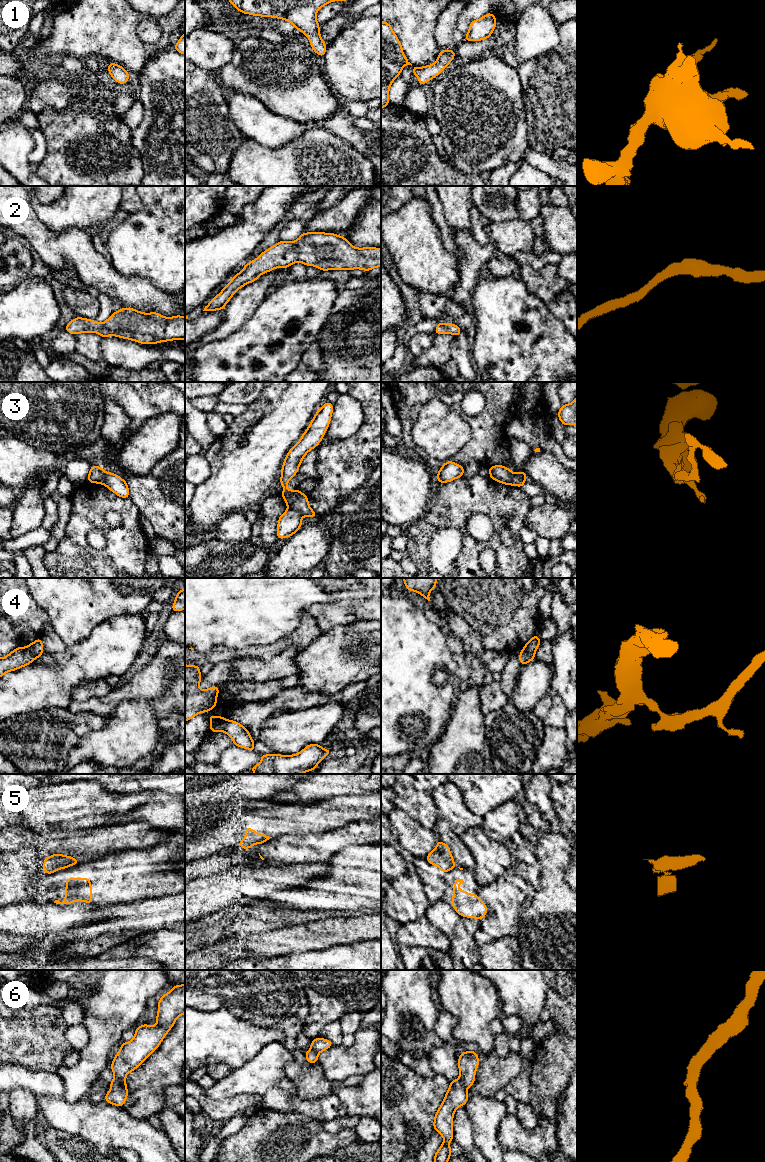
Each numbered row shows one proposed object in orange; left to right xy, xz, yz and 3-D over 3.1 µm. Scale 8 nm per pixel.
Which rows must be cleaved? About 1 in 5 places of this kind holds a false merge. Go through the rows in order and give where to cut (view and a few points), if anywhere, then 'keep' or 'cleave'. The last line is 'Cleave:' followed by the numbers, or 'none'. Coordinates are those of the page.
1: cut none; keep
2: cut none; keep
3: cut xz (288, 507), (298, 510), (303, 515); cleave
4: cut yz (523, 648), (534, 655); cleave
5: cut yz (453, 865), (451, 868); cleave
6: cut none; keep
Cleave: 3, 4, 5

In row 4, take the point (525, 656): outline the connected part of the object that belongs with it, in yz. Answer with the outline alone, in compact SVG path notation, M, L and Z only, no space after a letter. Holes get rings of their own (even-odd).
M522 649L521 652L520 652L520 655L519 655L519 660L523 665L527 664L528 662L532 661L535 659L535 655L528 652L527 650L525 649Z

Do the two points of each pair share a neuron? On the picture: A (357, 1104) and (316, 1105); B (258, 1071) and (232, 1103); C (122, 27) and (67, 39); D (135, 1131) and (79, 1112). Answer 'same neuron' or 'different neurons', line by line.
A: different neurons
B: different neurons
C: same neuron
D: same neuron

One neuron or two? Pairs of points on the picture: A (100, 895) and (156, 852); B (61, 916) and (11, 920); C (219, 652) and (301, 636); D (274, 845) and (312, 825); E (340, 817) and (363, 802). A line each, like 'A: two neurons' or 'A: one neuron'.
A: one neuron
B: one neuron
C: one neuron
D: two neurons
E: one neuron

